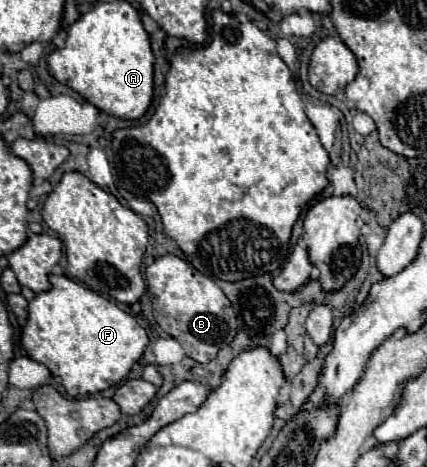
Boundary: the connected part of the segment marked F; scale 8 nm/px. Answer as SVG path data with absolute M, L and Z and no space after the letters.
M50 275L50 281L52 289L38 293L28 305L28 321L22 333L22 345L26 353L38 363L46 365L54 377L60 377L62 385L72 397L88 393L92 395L112 385L118 385L130 373L132 365L142 357L148 345L148 335L144 327L132 315L122 311L114 301L98 295L96 291L88 289L78 281L72 281L64 275Z

